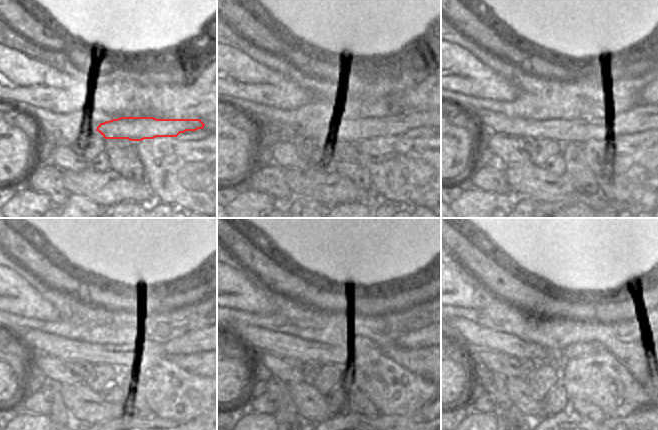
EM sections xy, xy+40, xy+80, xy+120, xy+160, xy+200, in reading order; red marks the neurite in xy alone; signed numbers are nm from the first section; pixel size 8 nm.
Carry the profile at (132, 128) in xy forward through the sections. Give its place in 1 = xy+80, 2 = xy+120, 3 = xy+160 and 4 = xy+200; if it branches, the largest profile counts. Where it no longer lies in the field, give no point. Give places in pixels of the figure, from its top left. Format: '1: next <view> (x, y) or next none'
1: next xy+80 (641, 118)
2: next xy+120 (196, 341)
3: next xy+160 (281, 344)
4: next xy+200 (481, 337)

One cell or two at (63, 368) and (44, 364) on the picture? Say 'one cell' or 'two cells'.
one cell

